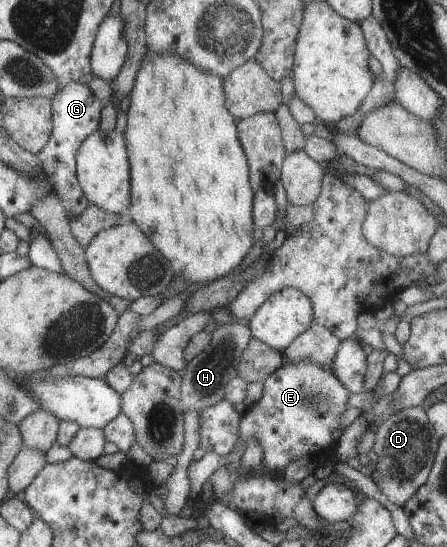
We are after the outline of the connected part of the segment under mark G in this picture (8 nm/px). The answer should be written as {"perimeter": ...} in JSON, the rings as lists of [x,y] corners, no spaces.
{"perimeter":[[[69,82],[63,90],[58,90],[50,100],[53,110],[51,140],[47,142],[47,146],[39,152],[38,156],[43,172],[53,182],[55,194],[61,199],[69,216],[79,216],[90,203],[77,178],[77,151],[85,138],[100,129],[101,110],[104,106],[90,87],[81,84],[81,82]]]}

